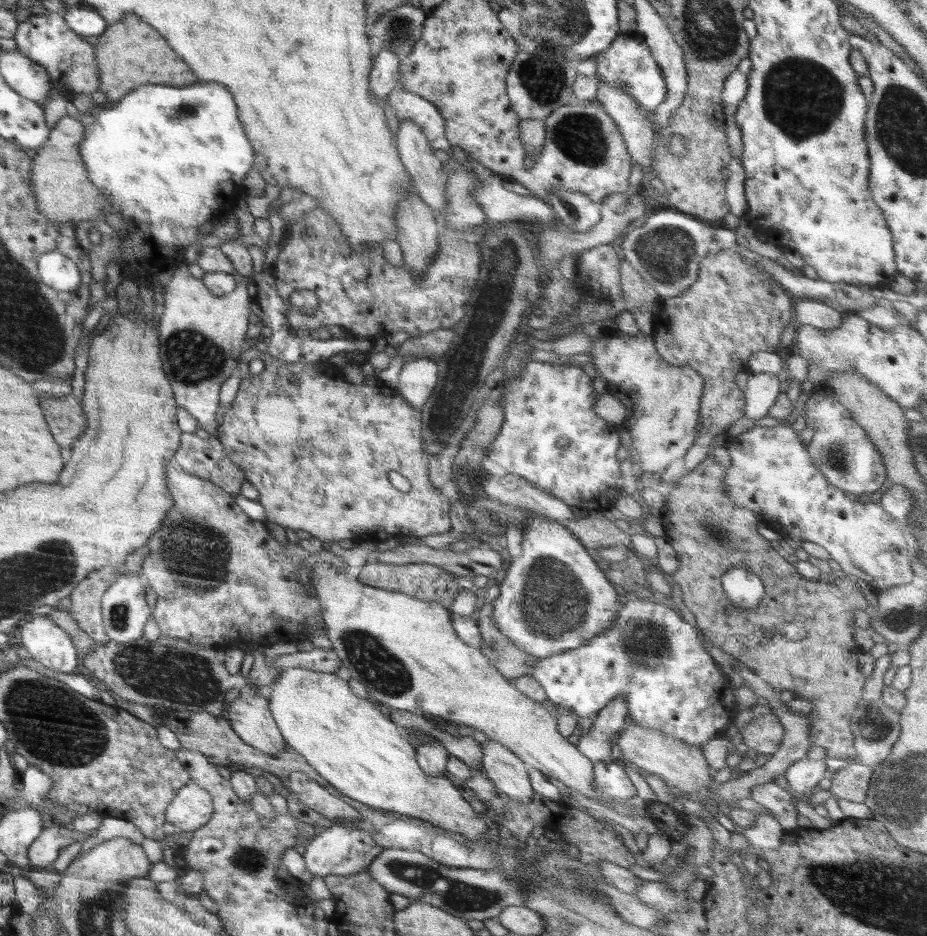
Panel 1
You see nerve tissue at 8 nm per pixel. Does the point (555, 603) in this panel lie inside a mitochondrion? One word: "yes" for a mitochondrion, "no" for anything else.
yes

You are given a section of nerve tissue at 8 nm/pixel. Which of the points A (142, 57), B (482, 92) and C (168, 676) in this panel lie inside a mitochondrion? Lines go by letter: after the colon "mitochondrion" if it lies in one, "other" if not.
A: other
B: other
C: mitochondrion

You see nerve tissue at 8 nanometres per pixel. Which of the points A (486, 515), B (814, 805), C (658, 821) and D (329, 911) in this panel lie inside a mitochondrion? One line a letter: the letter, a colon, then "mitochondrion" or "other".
A: mitochondrion
B: other
C: other
D: other

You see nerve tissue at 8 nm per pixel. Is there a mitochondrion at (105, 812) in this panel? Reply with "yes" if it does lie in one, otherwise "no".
no

